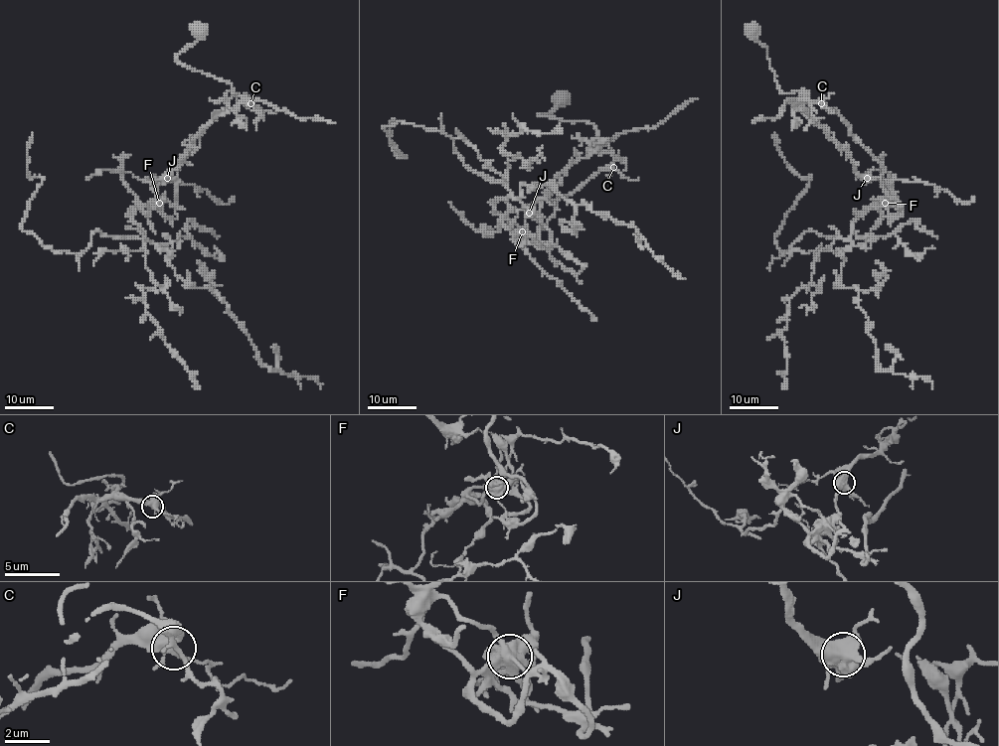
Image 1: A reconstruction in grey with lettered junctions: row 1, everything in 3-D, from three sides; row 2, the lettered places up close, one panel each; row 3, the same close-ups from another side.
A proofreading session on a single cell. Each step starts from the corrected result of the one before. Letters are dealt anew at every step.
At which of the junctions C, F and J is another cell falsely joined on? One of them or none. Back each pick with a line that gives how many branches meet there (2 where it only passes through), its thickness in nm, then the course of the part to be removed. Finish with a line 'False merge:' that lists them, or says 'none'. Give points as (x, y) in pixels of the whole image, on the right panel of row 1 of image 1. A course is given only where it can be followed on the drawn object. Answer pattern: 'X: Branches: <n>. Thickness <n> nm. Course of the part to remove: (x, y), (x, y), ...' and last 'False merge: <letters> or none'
F: Branches: 6. Thickness 700 nm. Course of the part to remove: (885, 202), (870, 206), (844, 239), (807, 230), (778, 251), (774, 237), (811, 178), (793, 171), (774, 133)
False merge: F

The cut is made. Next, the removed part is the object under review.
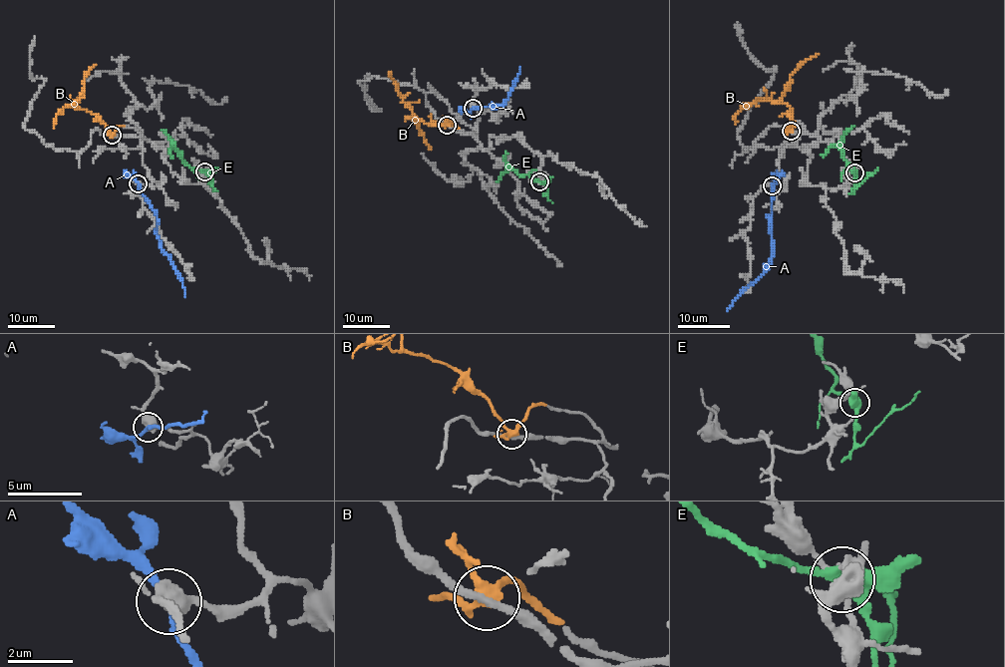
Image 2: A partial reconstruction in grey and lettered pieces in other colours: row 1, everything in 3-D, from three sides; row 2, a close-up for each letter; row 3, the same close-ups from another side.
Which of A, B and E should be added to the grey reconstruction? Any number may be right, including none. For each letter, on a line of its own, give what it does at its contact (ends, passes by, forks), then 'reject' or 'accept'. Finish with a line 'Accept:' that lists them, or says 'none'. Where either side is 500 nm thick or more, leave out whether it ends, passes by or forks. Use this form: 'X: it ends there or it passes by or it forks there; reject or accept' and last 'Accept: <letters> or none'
A: it passes by; reject
B: it forks there; accept
E: it forks there; reject
Accept: B

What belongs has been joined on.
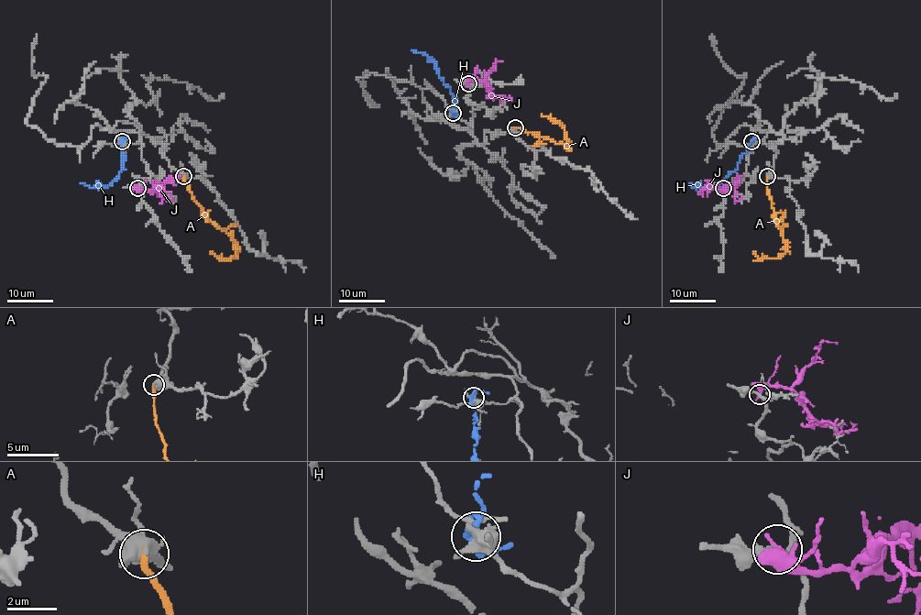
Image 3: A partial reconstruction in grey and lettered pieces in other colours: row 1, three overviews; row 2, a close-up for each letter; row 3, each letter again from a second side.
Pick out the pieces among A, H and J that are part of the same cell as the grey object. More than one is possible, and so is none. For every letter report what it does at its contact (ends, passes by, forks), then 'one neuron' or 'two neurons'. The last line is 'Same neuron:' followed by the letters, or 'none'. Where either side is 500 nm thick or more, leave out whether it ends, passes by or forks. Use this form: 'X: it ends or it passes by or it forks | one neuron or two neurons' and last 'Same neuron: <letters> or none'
A: it ends | one neuron
H: it passes by | two neurons
J: it passes by | two neurons
Same neuron: A

